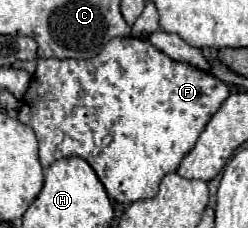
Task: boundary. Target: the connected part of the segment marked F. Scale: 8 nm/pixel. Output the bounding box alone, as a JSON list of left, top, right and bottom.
[19,38,229,202]

